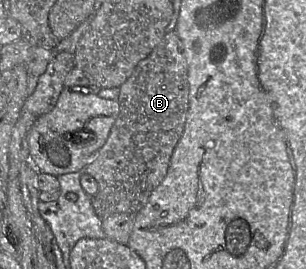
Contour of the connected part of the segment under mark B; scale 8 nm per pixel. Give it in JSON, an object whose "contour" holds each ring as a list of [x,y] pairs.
{"contour":[[[166,32],[161,43],[135,65],[132,73],[118,89],[117,118],[106,142],[83,169],[84,173],[97,182],[97,192],[91,201],[100,218],[116,213],[135,214],[146,204],[151,192],[166,175],[171,151],[182,130],[188,97],[186,61],[175,33]]]}

